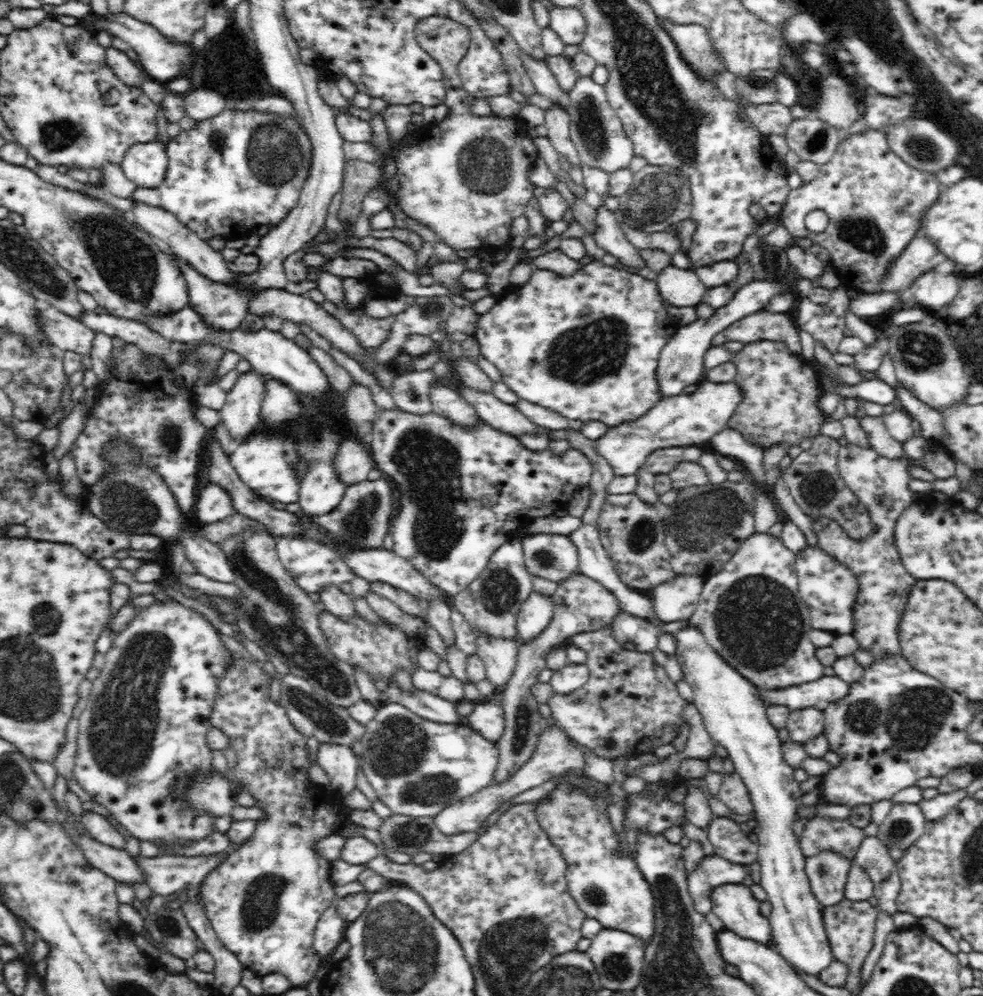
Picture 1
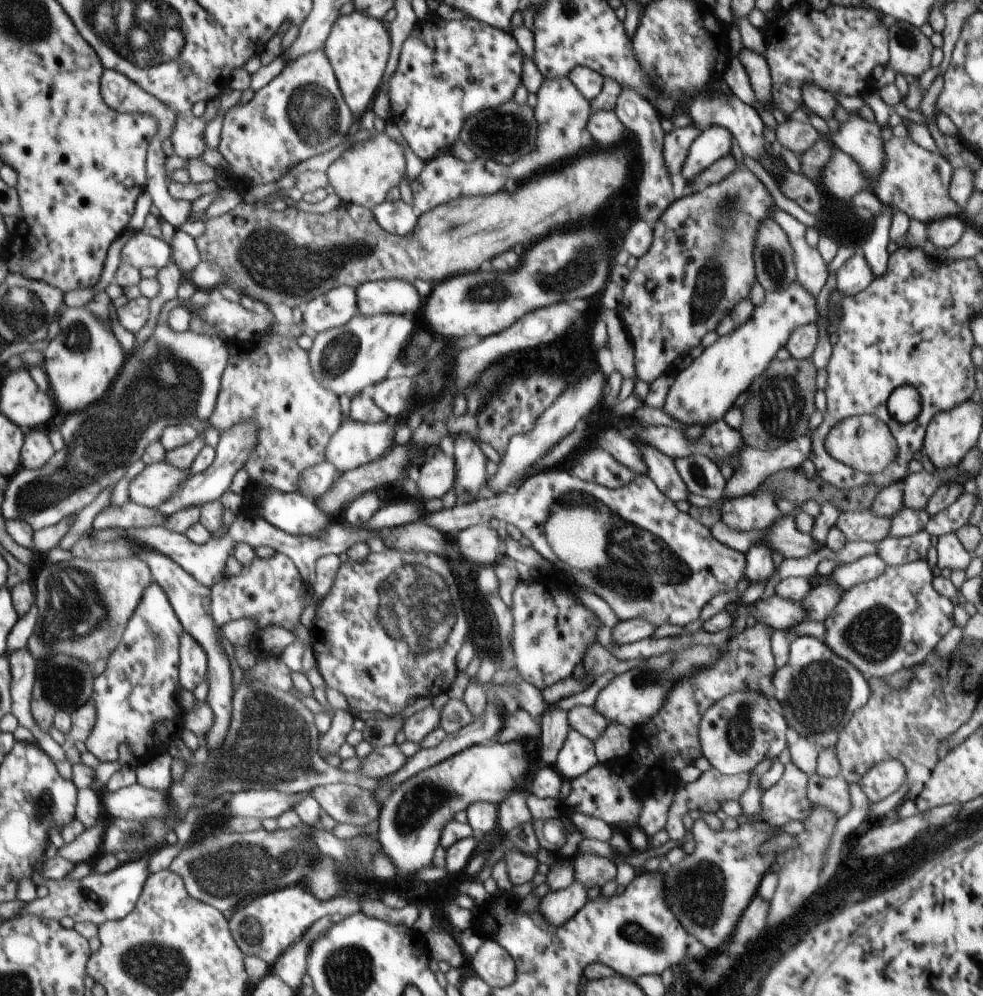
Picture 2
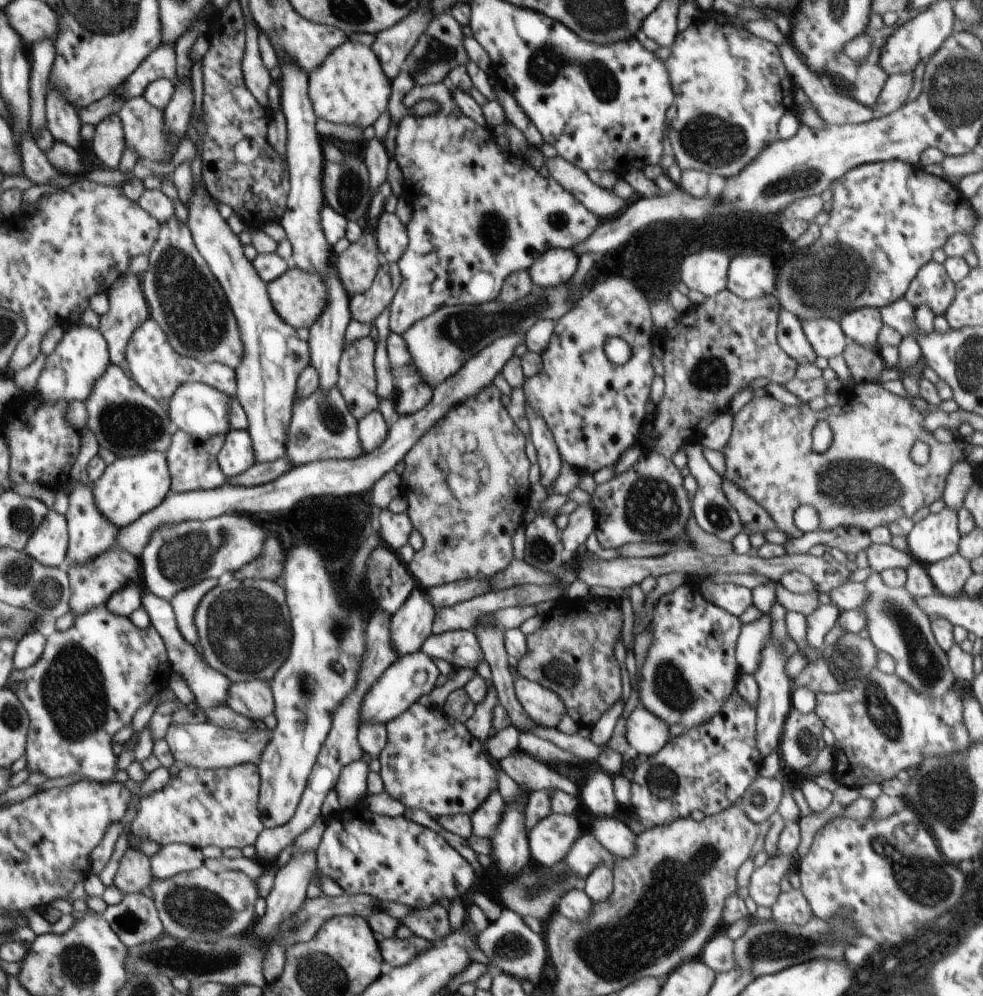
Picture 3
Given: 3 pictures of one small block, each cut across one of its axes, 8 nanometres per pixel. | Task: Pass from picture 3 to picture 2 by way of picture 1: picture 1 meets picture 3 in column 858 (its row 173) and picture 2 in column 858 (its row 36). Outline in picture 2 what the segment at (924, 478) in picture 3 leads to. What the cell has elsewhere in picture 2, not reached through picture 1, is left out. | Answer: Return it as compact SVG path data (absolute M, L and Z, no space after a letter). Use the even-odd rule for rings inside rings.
M853 416L840 421L825 440L825 449L838 461L870 476L881 473L899 453L897 440L877 416Z

